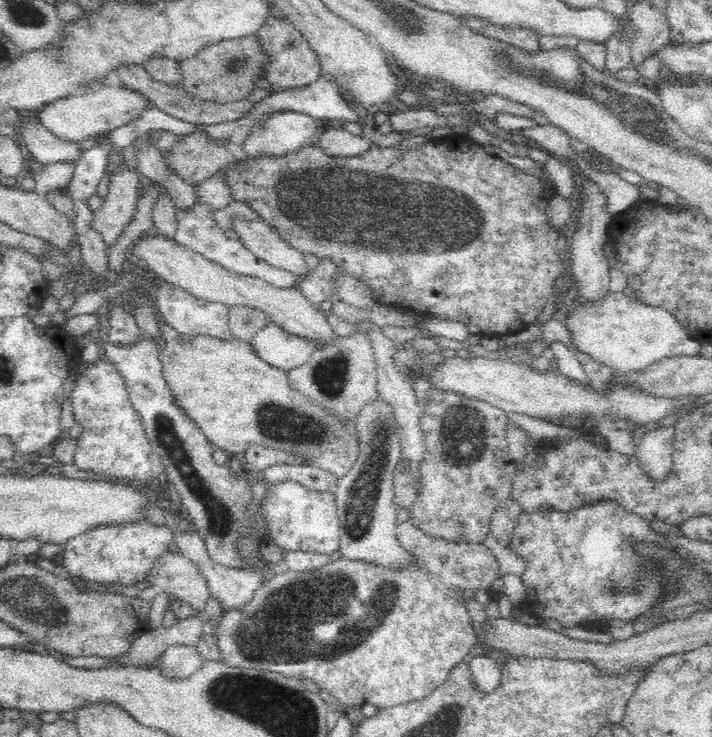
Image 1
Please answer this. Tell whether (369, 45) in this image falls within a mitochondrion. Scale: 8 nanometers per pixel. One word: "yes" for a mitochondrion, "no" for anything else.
no

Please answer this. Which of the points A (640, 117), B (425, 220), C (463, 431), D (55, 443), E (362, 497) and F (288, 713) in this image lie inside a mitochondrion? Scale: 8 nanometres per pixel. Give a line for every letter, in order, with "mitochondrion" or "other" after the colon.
A: mitochondrion
B: mitochondrion
C: mitochondrion
D: other
E: mitochondrion
F: mitochondrion

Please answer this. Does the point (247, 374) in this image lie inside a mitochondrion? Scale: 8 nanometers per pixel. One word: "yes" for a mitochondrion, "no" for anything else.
no

